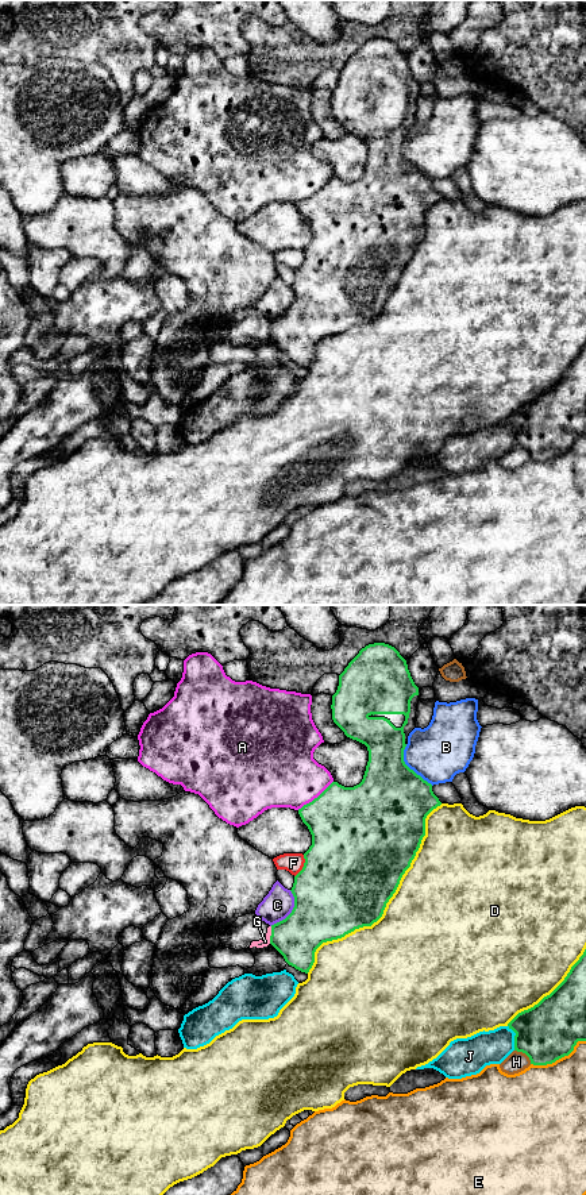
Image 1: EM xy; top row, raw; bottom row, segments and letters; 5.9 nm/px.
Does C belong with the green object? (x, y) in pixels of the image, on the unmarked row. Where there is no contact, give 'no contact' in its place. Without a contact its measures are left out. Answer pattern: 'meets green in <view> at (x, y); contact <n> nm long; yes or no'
meets green in xy at (292, 307); contact 240 nm long; no

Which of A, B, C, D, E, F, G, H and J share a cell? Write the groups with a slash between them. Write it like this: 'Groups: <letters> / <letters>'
Groups: A / B / C / D / E / F / G / H / J

